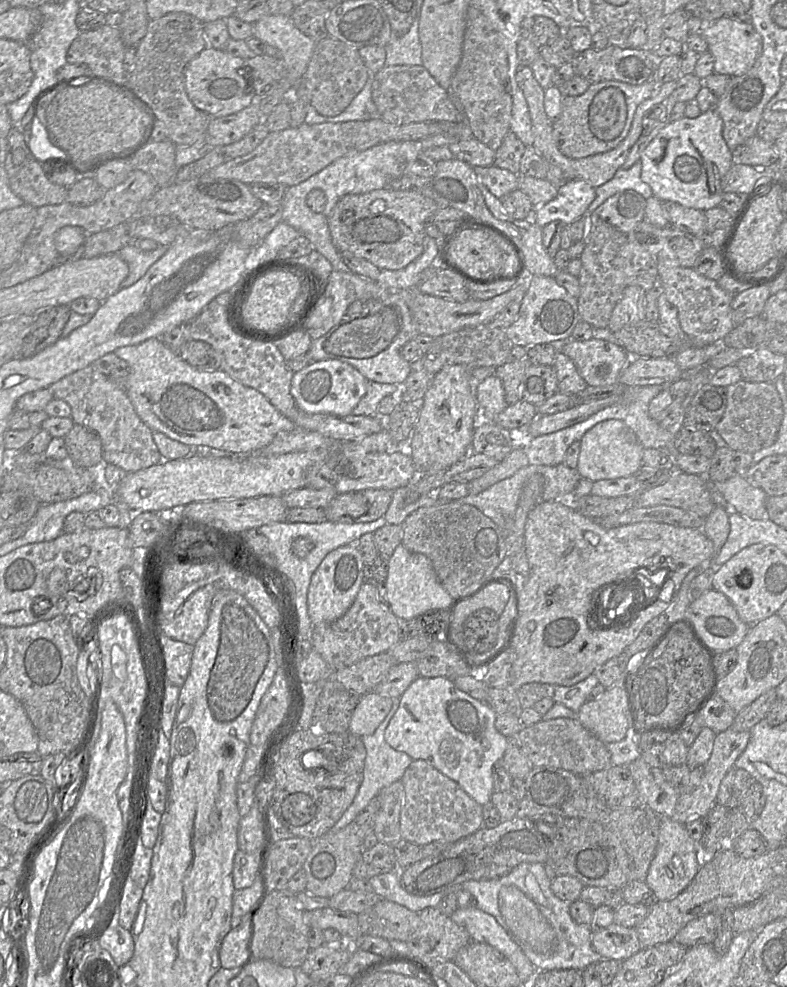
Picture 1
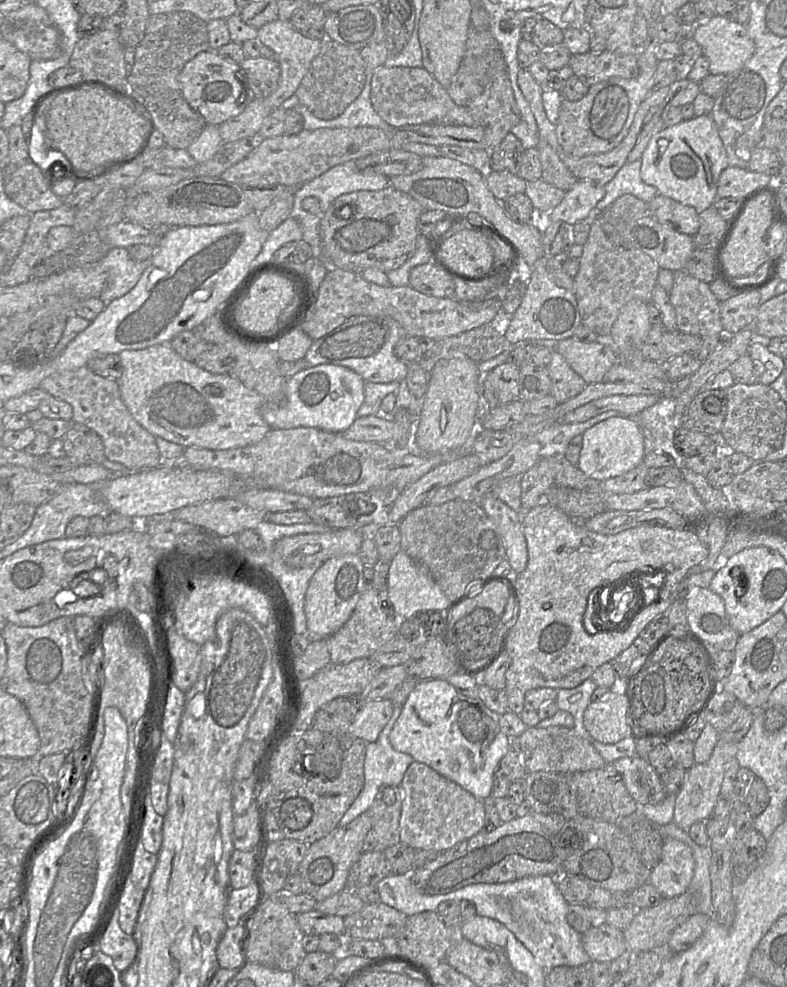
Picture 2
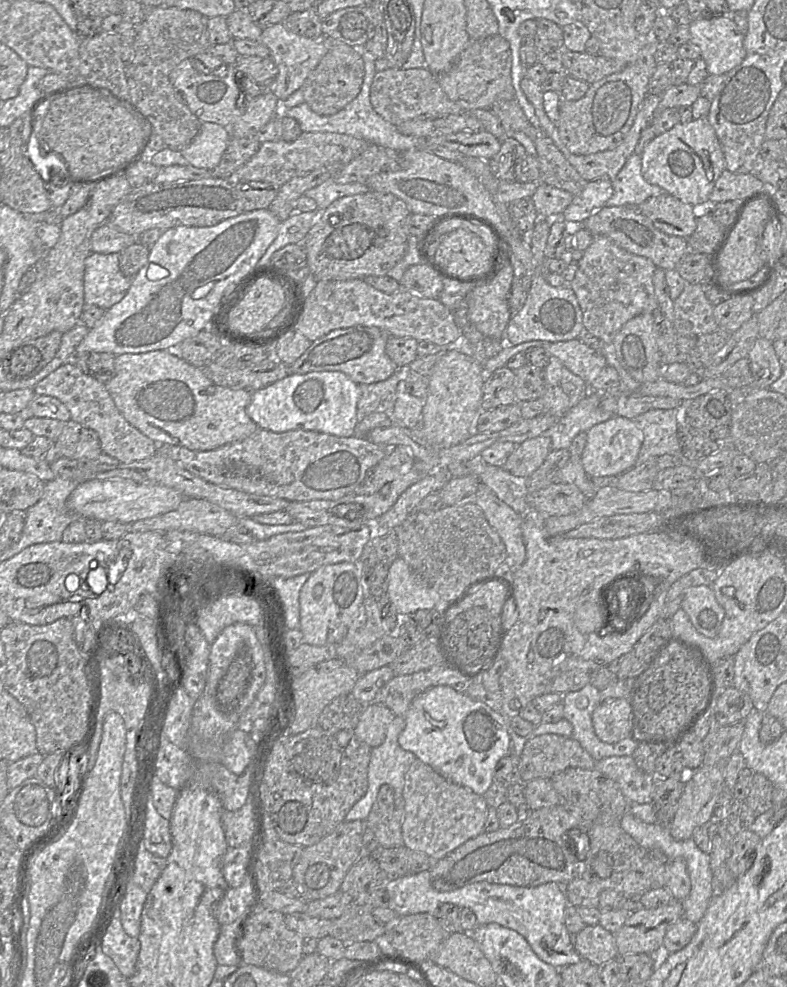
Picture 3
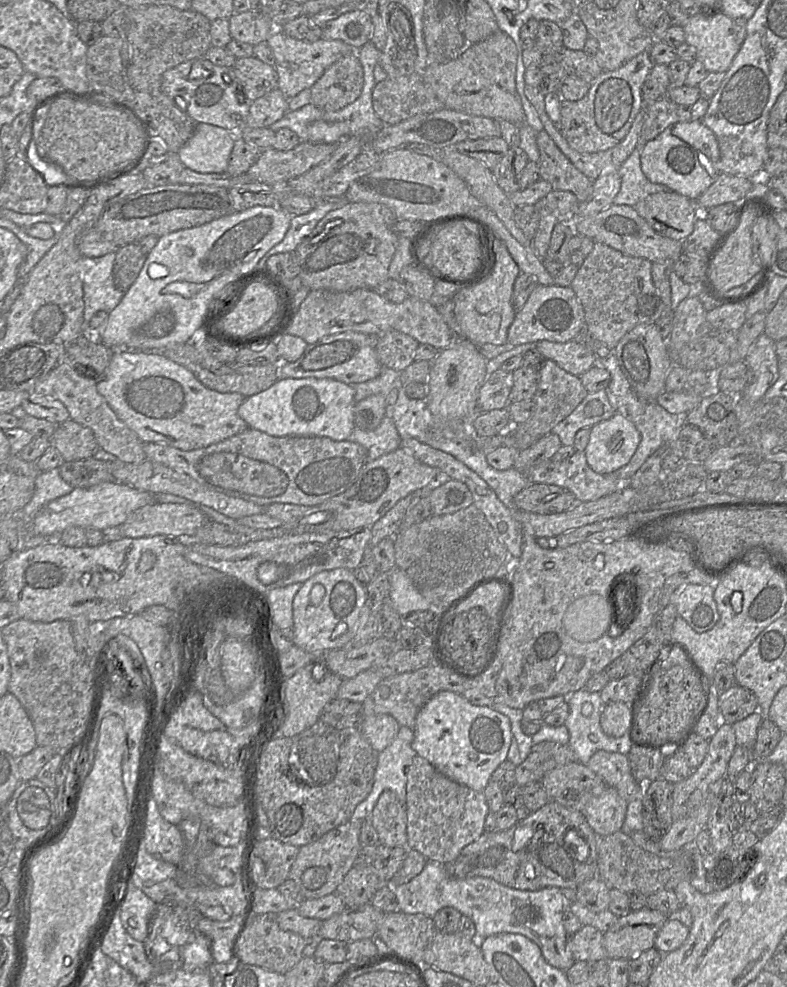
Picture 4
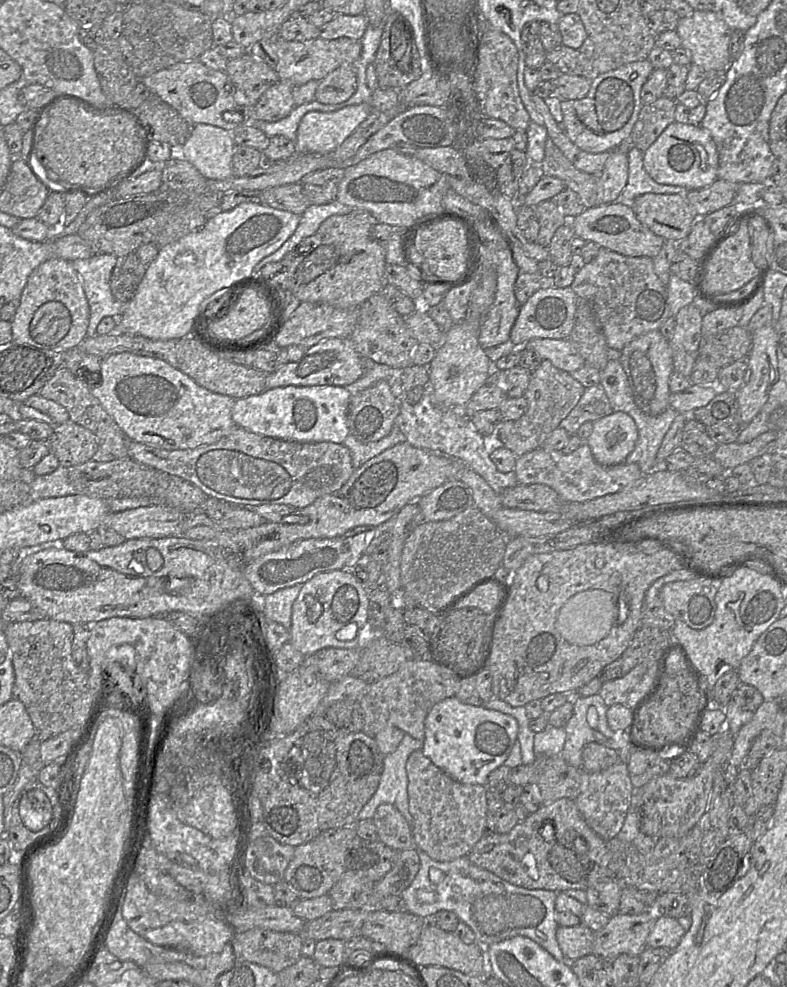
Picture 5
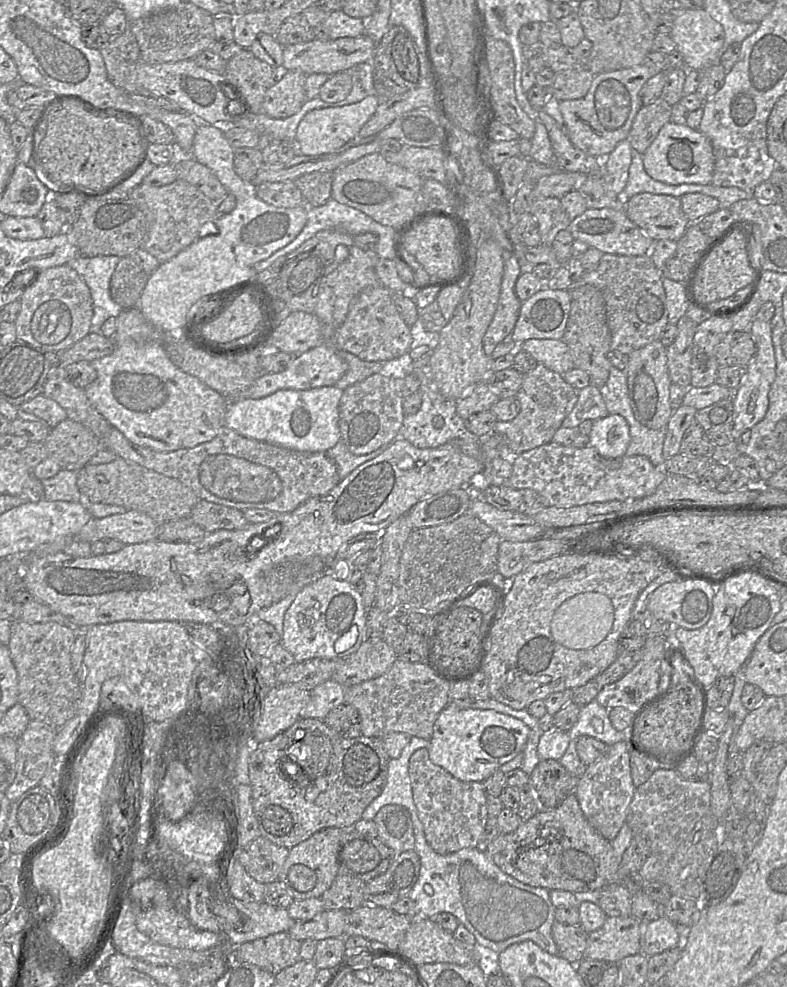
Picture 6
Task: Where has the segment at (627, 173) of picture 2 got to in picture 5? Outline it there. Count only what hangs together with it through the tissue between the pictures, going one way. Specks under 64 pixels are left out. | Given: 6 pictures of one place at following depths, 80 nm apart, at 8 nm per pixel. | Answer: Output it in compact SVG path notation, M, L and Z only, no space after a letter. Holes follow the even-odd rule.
M631 148L627 153L627 157L628 179L618 201L630 203L636 197L645 193L686 195L688 190L684 187L655 182L645 171L643 166L643 152L638 148Z

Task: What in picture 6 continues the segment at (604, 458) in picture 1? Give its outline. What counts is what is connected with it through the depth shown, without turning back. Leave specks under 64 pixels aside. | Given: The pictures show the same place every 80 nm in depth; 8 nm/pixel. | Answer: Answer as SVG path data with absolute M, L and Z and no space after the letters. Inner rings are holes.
M609 414L593 421L589 435L590 445L605 458L617 458L625 455L630 442L627 421L617 414Z

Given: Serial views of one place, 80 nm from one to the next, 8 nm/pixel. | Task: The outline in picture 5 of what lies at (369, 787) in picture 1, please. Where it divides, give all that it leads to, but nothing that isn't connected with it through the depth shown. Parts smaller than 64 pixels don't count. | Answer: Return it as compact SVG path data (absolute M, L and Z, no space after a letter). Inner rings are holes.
M405 734L397 749L383 757L383 770L378 788L358 814L358 820L372 819L376 809L383 803L392 804L412 827L408 806L408 777L406 763L416 750L421 750L423 741Z

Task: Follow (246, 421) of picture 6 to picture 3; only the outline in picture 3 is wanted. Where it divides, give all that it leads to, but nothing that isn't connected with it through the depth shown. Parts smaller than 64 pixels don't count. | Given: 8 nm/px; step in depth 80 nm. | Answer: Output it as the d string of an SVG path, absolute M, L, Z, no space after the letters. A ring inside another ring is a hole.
M339 371L289 374L271 385L253 391L246 412L260 429L273 432L310 430L337 437L351 437L359 422L357 405L360 397L359 384Z

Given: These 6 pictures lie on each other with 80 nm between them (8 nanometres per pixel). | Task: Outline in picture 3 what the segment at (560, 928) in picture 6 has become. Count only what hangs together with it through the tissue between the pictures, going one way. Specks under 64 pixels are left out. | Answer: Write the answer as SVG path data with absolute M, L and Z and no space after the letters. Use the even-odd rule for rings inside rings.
M599 924L587 925L573 935L573 944L582 960L595 965L605 964L619 956L614 933Z

